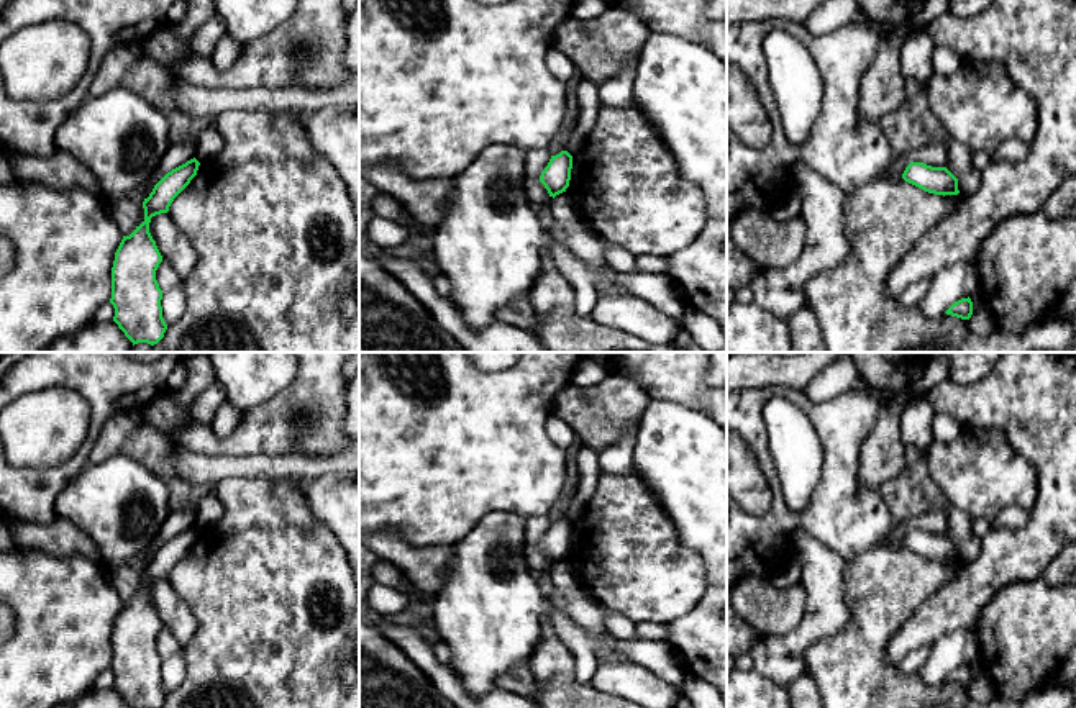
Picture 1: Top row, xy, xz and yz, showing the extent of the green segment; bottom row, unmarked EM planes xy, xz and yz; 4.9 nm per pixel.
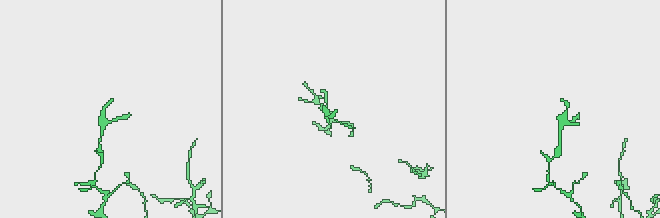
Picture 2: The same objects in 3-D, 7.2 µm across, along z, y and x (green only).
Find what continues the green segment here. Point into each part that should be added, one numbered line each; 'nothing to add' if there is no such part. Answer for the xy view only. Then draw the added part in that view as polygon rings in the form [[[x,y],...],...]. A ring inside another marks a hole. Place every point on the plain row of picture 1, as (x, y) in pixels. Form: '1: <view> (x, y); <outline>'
nothing to add

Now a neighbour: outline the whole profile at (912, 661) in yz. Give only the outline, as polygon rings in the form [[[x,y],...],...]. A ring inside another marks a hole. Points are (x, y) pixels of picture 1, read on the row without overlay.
[[[925,644],[909,652],[899,664],[897,669],[900,674],[914,674],[927,660],[932,652],[933,644]]]

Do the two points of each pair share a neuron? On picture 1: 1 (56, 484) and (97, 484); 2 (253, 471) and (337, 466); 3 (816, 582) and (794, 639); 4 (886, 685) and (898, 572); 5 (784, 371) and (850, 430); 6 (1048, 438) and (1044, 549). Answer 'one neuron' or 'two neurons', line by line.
1: two neurons
2: one neuron
3: one neuron
4: one neuron
5: two neurons
6: one neuron

